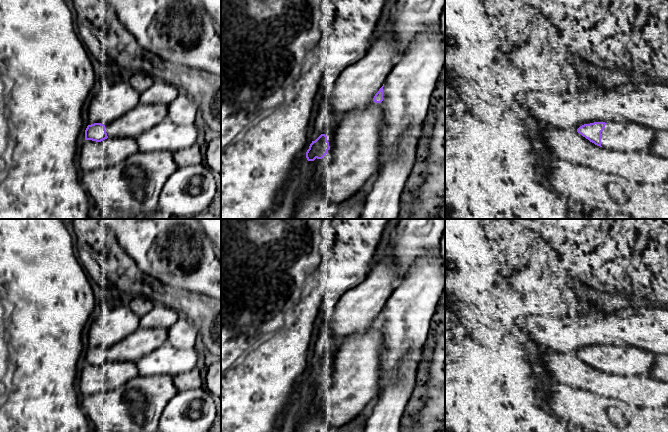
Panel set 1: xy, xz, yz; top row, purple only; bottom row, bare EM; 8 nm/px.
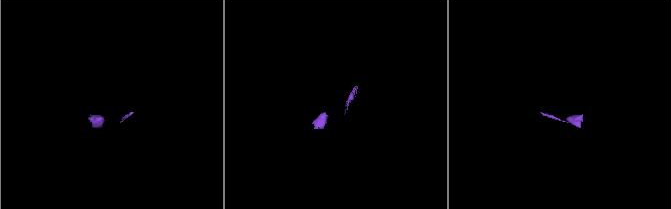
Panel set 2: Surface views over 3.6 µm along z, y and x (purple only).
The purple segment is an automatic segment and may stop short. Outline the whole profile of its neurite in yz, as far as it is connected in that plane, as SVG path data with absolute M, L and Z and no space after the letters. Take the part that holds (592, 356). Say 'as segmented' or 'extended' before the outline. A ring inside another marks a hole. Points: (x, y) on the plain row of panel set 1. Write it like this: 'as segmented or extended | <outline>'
extended | M624 346L584 348L577 356L595 369L617 376L651 376L657 359L648 350Z

